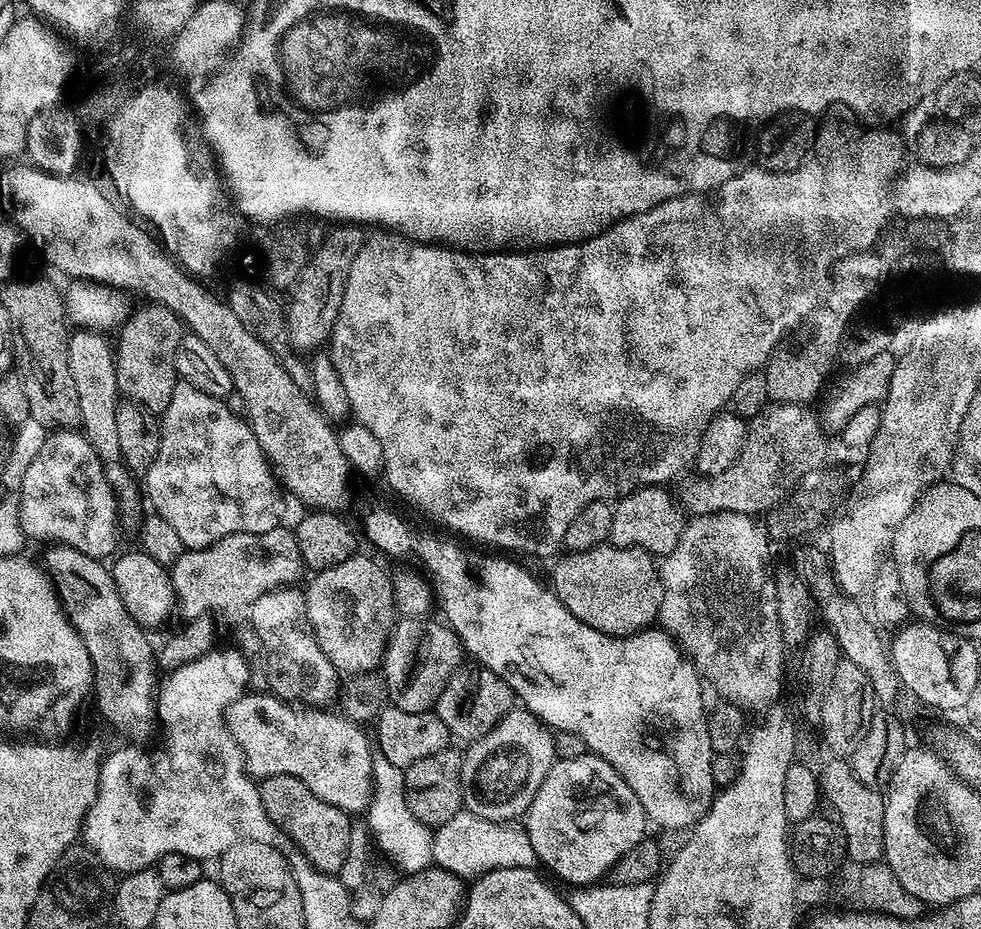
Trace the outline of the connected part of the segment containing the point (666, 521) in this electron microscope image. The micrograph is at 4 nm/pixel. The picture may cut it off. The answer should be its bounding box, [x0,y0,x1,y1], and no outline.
[608,486,686,558]

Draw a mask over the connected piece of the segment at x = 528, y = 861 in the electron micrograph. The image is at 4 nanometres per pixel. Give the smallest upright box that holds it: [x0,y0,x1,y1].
[432,810,538,880]

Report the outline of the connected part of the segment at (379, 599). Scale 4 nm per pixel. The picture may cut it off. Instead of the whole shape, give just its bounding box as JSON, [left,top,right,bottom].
[304,555,394,673]

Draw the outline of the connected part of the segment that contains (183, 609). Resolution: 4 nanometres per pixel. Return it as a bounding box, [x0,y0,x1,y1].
[170,526,306,621]

